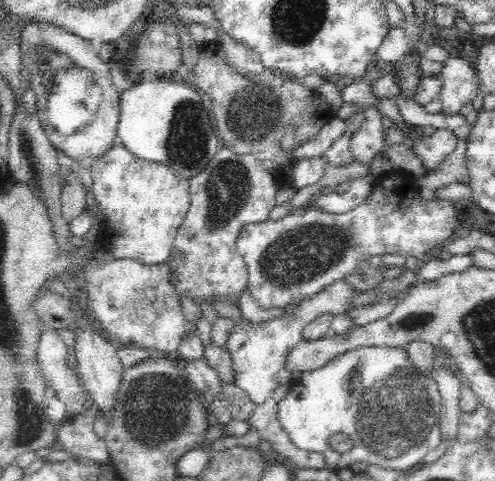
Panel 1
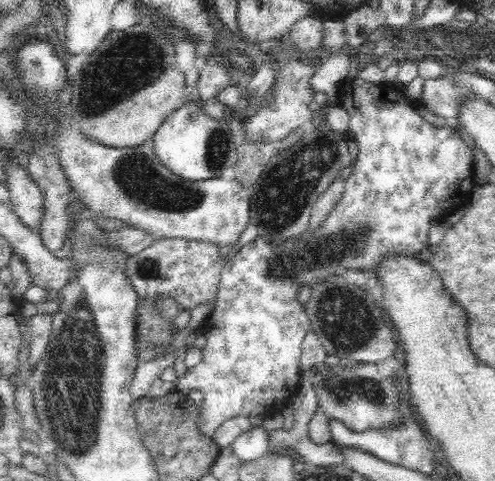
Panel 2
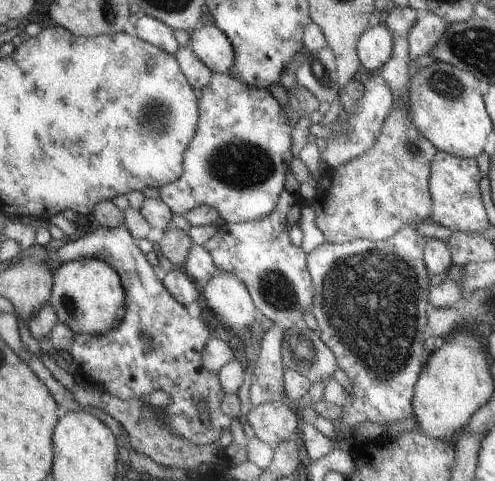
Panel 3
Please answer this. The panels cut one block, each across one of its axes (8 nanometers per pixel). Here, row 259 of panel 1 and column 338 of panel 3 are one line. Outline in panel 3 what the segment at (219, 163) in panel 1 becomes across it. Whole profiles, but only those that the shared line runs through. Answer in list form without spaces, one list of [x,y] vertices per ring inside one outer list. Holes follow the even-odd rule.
[[[391,108],[389,116],[383,122],[379,140],[371,150],[363,152],[355,160],[347,162],[345,166],[339,166],[337,170],[317,180],[317,192],[307,206],[315,216],[313,220],[321,236],[337,244],[351,242],[353,238],[367,238],[369,242],[385,242],[389,236],[395,236],[395,232],[399,232],[405,226],[417,226],[421,222],[425,224],[427,214],[431,210],[429,170],[435,154],[437,150],[411,126],[411,120],[405,118],[403,110]]]

